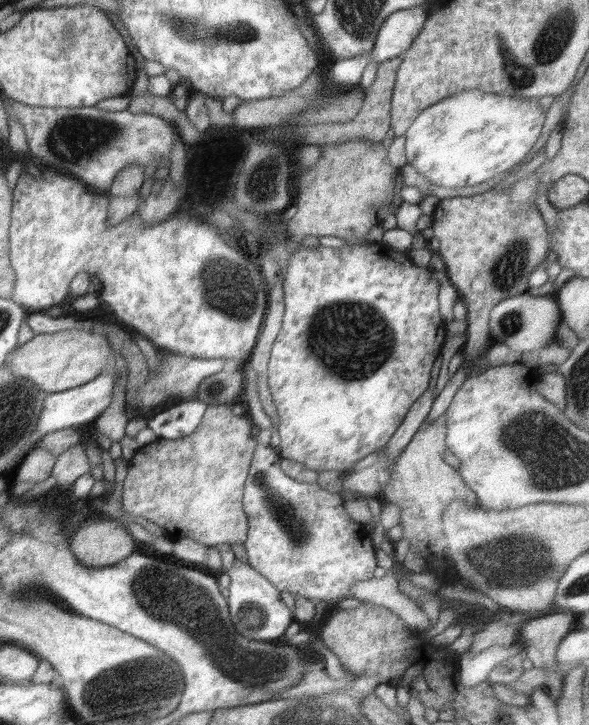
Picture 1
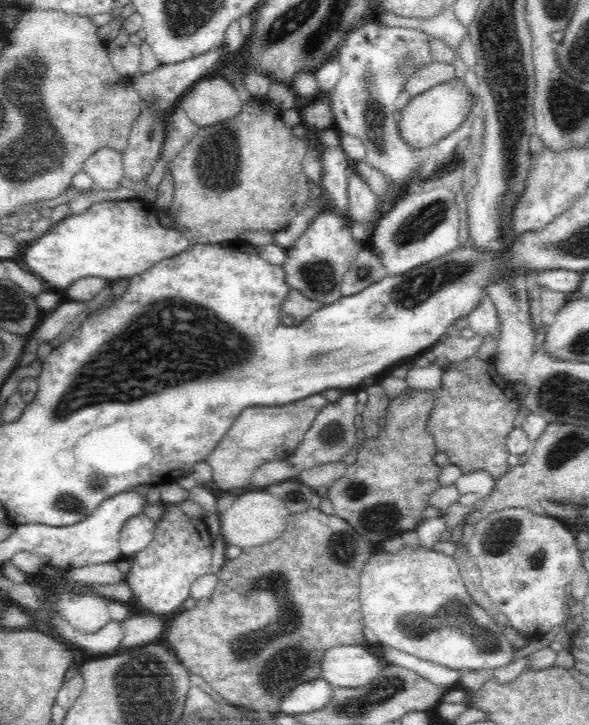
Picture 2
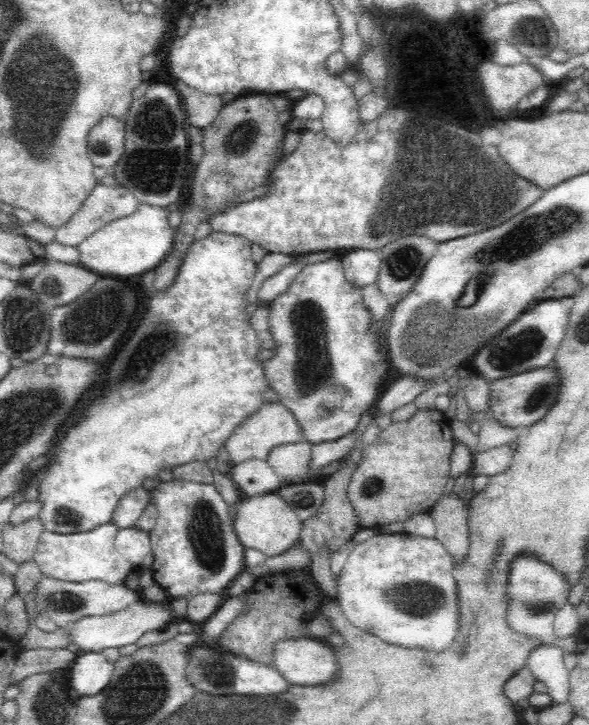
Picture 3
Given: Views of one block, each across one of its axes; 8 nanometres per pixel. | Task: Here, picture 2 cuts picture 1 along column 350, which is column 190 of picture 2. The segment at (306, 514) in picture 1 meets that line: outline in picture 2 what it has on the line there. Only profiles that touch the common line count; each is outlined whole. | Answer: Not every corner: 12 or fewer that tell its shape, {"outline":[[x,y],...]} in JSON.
{"outline":[[164,503],[125,576],[138,606],[178,612],[211,572],[204,519]]}

